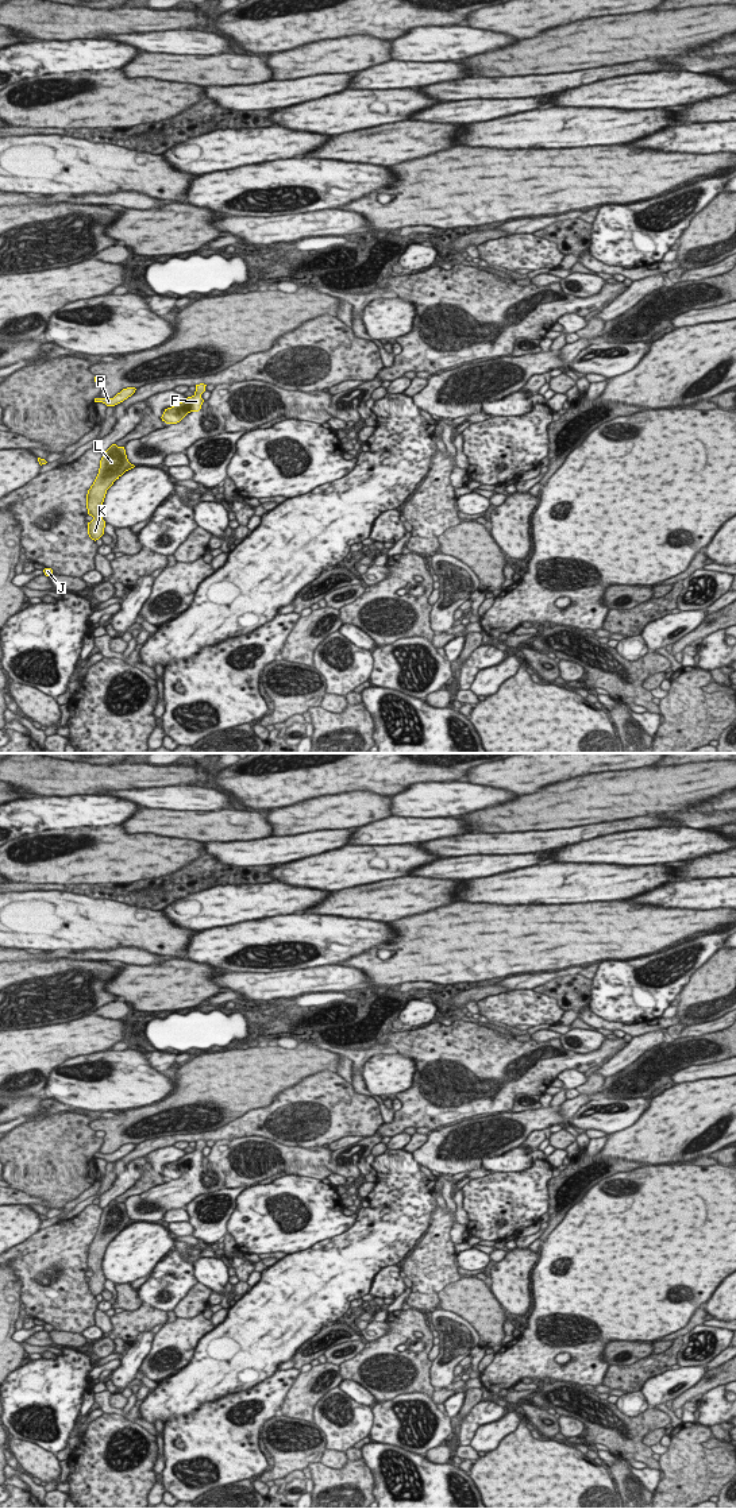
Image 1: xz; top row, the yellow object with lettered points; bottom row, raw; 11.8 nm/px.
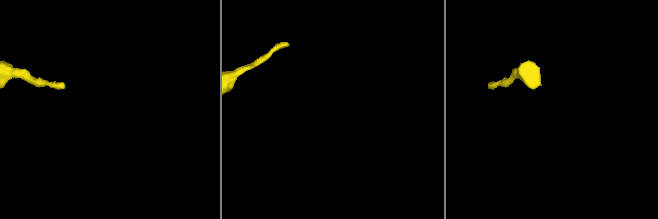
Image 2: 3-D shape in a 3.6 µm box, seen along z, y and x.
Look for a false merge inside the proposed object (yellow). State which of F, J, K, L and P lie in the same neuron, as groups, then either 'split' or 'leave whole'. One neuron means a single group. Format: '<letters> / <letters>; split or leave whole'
F J K L P; leave whole

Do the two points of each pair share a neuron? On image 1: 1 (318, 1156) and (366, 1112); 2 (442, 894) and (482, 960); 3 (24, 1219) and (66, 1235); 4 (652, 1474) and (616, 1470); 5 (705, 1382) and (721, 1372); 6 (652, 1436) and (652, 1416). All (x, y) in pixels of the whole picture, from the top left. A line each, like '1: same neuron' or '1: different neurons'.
1: different neurons
2: different neurons
3: different neurons
4: different neurons
5: same neuron
6: different neurons

